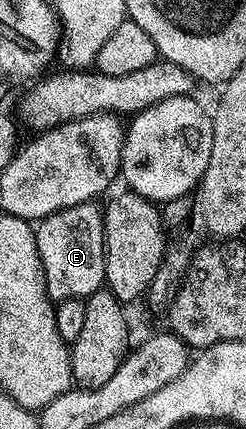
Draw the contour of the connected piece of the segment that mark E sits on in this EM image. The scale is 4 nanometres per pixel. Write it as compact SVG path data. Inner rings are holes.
M95 202L74 205L70 209L62 209L50 217L39 220L35 228L36 244L42 261L42 269L46 277L48 296L53 301L61 299L85 300L94 292L105 286L104 281L104 217L101 208Z

